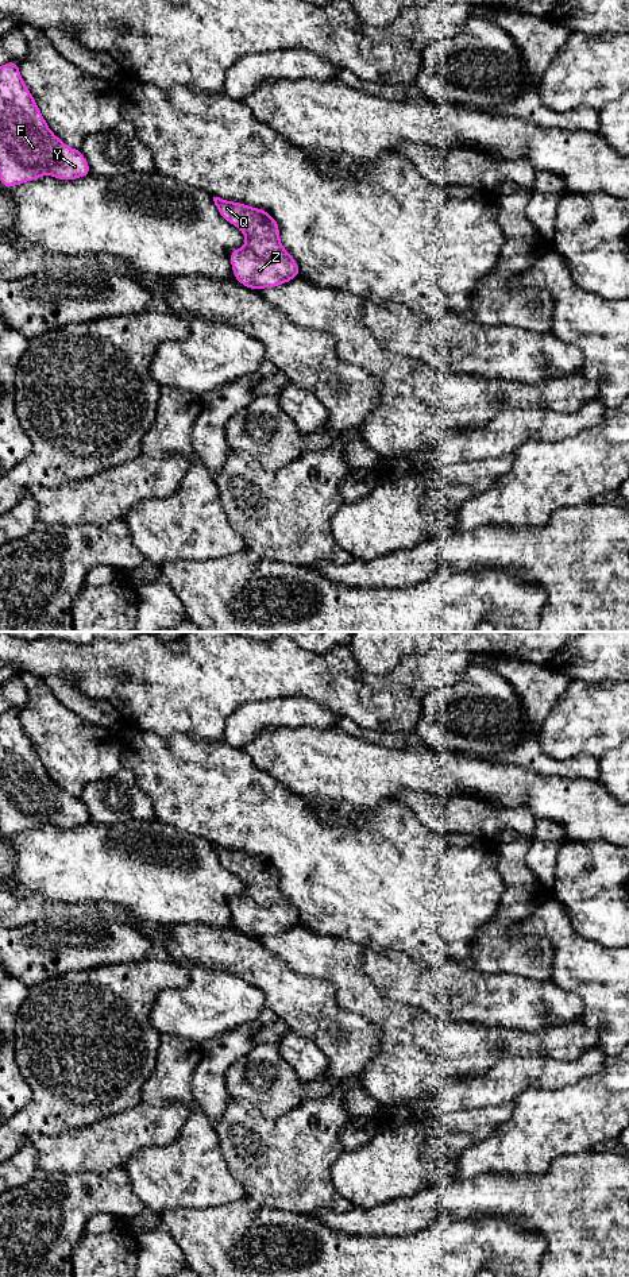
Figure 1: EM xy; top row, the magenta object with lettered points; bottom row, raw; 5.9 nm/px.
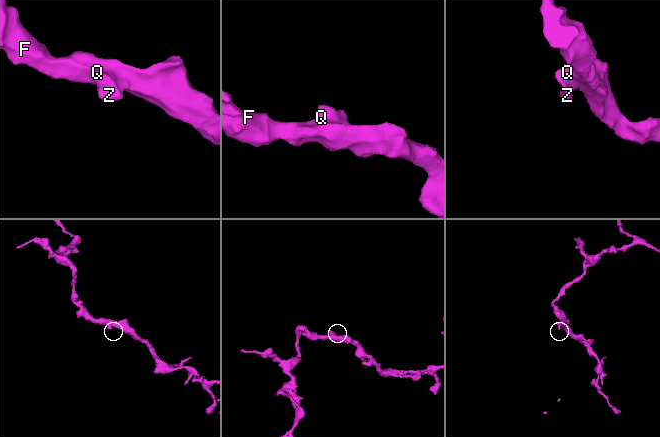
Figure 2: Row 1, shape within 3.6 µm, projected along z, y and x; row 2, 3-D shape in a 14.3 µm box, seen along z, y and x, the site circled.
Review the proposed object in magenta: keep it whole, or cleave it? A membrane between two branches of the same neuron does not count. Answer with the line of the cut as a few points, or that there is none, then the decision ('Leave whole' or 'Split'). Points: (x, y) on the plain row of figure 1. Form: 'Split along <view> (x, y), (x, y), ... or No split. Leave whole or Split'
No split. Leave whole

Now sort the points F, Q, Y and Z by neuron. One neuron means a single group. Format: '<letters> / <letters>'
F Q Y Z

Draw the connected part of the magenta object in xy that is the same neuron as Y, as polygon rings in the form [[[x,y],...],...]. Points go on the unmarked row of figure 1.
[[[9,709],[0,714],[0,832],[13,836],[40,823],[73,829],[89,822],[92,818],[81,798],[69,795],[49,776],[19,721],[19,711]]]

